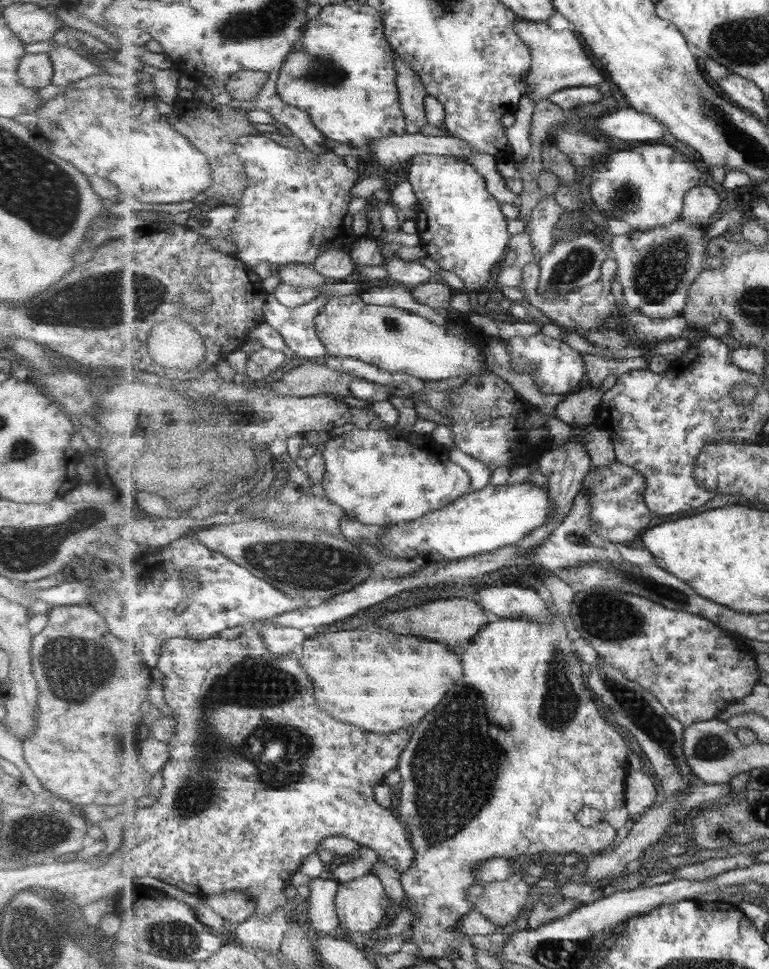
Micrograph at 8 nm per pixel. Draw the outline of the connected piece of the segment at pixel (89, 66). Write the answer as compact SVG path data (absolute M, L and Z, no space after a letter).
M54 43L46 55L52 66L50 83L55 86L65 88L82 78L101 73L97 64L74 52L69 45Z

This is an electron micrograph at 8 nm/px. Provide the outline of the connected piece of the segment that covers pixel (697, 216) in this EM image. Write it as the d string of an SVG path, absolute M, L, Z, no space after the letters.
M699 184L685 197L683 217L690 222L709 224L713 222L715 212L719 212L724 203L726 199L717 194L717 190L713 190L711 186Z

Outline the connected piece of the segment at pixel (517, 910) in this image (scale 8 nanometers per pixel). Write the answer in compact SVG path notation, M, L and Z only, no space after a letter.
M518 872L509 880L485 885L482 895L474 898L474 906L491 922L504 927L519 918L529 898L531 887L531 884L525 881L522 874Z

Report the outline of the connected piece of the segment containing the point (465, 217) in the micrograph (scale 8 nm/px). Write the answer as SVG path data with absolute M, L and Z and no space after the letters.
M415 155L410 161L410 170L408 172L407 179L414 186L414 191L418 196L418 206L416 214L417 233L421 237L422 245L428 250L428 256L431 257L441 268L453 272L457 277L461 278L465 284L464 291L490 291L492 283L491 272L493 272L493 266L497 266L497 262L501 262L505 257L507 248L510 248L509 243L512 235L507 230L507 218L505 214L501 212L500 200L496 200L492 193L488 191L485 177L467 160L460 159L457 156L439 156L439 155Z

